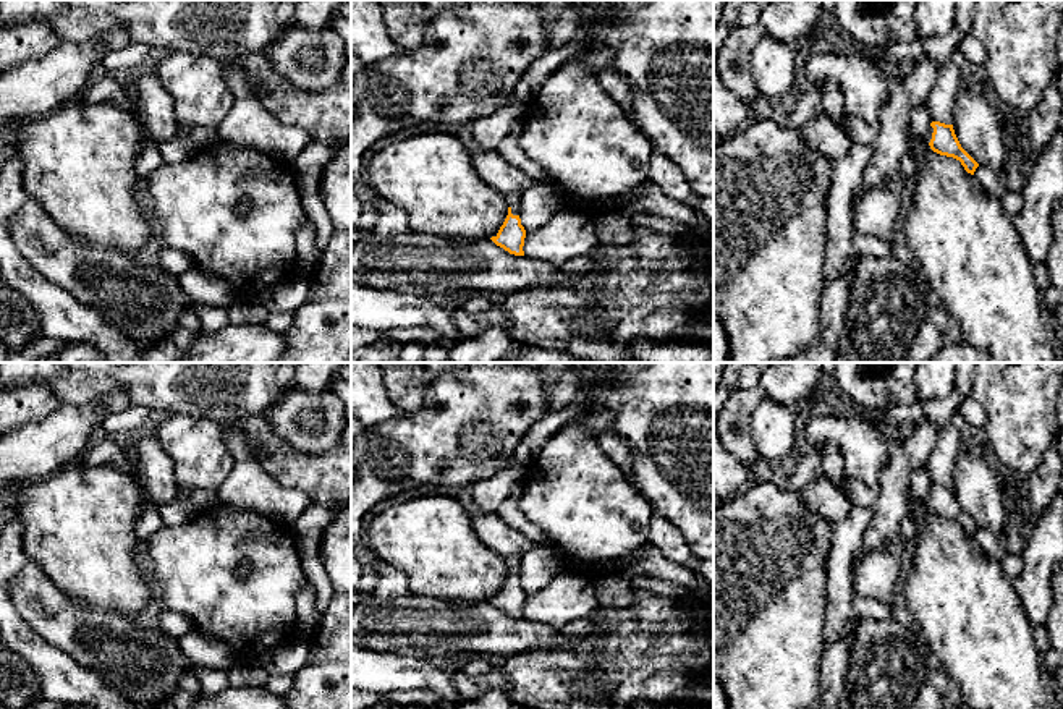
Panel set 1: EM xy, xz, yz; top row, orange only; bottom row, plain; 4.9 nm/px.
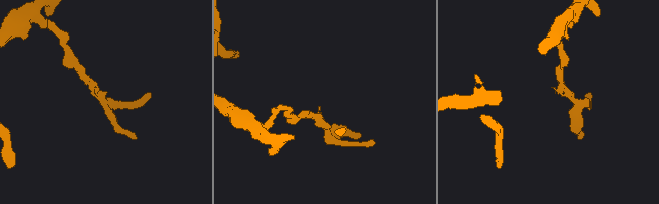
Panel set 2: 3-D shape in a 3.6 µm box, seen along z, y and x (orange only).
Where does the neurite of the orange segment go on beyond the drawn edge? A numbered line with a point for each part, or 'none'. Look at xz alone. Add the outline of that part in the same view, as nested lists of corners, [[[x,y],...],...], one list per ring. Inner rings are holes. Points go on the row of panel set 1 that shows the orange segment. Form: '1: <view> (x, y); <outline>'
1: xz (513, 198); [[[510,193],[510,194],[505,194],[510,207],[511,207],[511,214],[513,215],[519,215],[519,196],[521,193]]]

